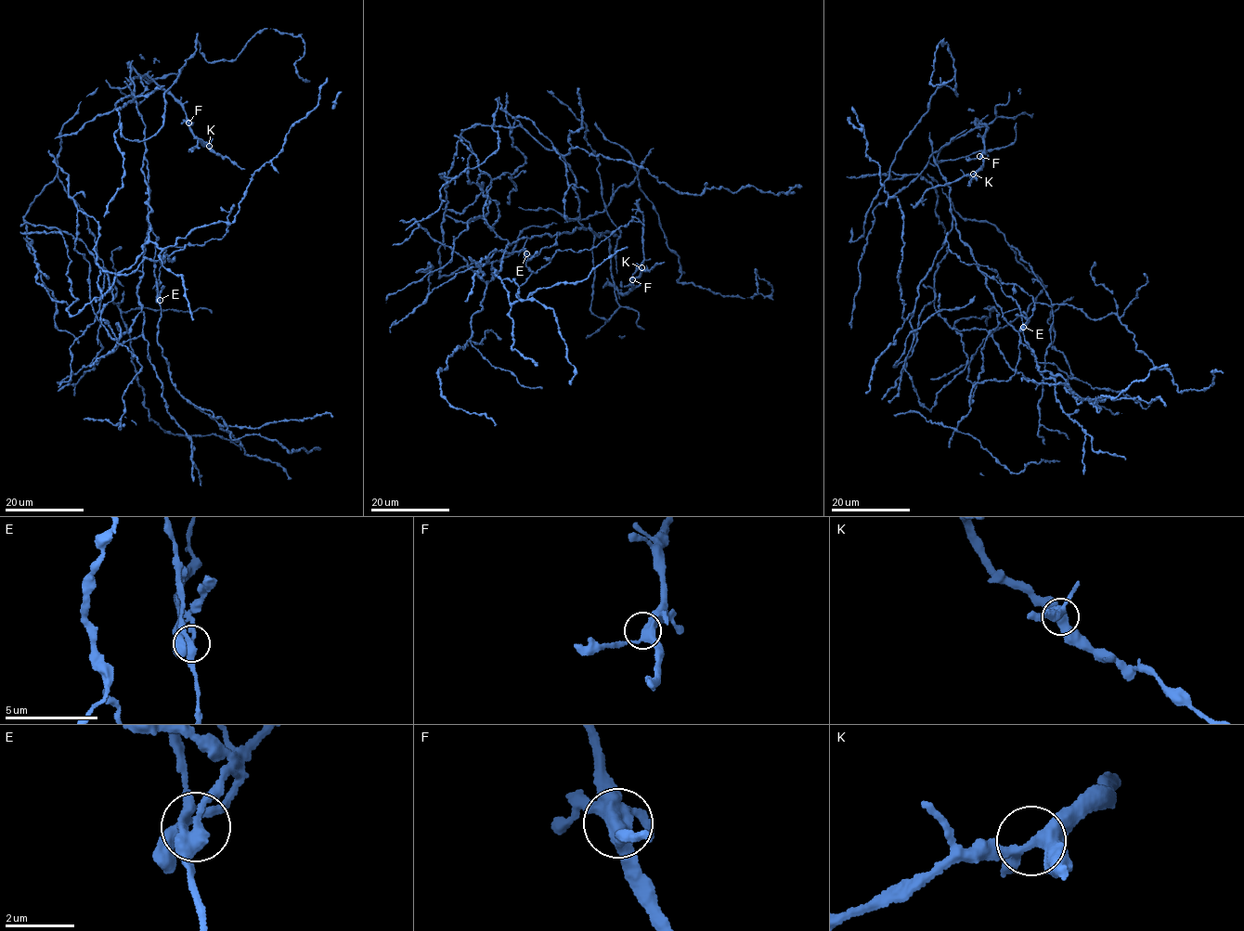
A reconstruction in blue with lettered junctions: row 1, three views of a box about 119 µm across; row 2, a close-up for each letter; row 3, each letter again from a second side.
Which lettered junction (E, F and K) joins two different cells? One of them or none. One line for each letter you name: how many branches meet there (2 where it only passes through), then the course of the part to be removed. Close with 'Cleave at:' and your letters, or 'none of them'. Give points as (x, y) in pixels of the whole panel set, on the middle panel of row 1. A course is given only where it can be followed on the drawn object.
E: 4 | (525, 253), (525, 265), (534, 274), (550, 263), (555, 252), (591, 250), (631, 220), (638, 221), (633, 218)
Cleave at: E

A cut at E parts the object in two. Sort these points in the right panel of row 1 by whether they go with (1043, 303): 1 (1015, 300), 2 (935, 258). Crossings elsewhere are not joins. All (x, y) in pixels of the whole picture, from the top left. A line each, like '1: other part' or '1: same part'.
1: other part
2: other part

